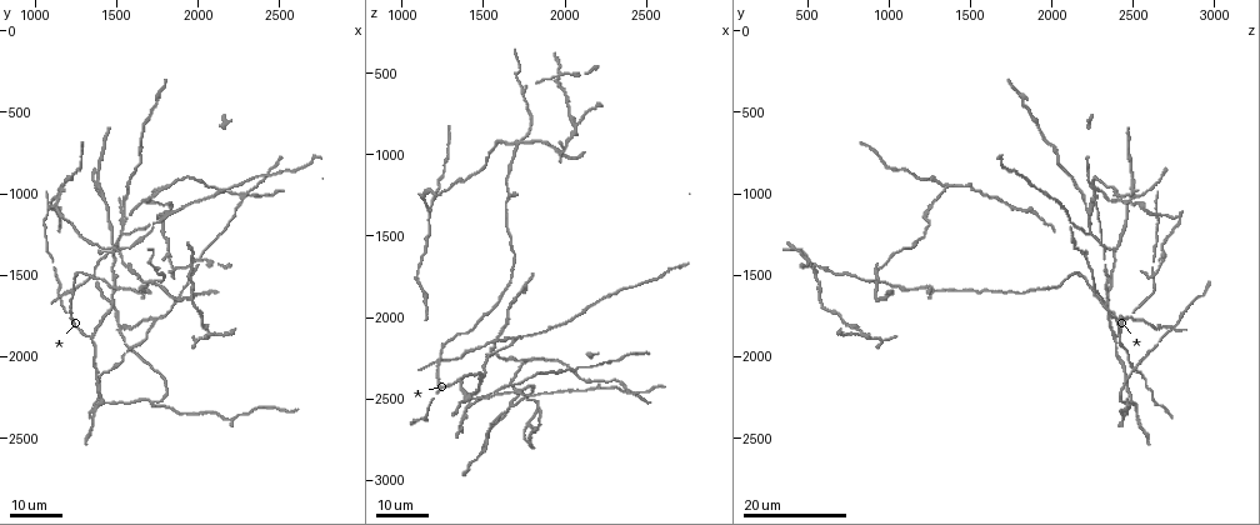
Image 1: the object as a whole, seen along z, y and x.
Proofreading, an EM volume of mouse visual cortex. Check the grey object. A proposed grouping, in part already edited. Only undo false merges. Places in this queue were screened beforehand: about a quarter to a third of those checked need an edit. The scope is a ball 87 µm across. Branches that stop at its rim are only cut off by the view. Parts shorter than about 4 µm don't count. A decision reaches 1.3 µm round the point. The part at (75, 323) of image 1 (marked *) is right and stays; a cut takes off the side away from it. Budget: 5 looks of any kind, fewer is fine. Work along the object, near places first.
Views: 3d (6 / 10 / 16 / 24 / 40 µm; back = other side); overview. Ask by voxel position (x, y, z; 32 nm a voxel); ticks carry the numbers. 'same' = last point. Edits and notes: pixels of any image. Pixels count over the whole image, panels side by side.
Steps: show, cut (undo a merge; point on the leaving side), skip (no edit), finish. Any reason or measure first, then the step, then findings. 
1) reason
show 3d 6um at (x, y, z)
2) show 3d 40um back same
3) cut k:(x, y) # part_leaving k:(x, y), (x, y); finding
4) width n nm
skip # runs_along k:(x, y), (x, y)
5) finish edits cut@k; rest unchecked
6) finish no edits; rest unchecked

four or more arms meet
show 3d 24um at (1520, 1820, 2760)

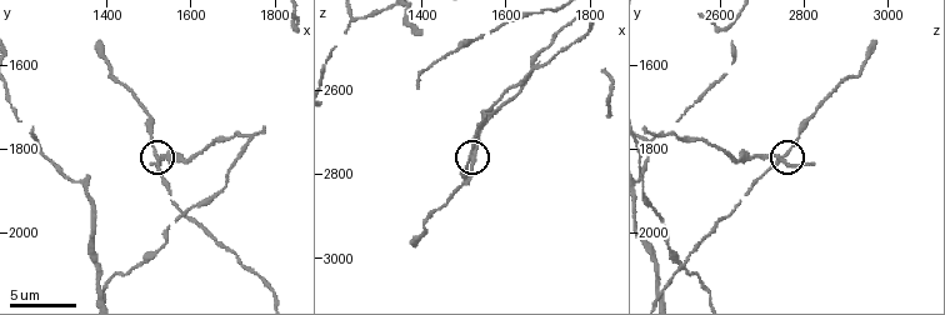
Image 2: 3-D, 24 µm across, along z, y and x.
show 3d 10um at (1525, 1825, 2750)

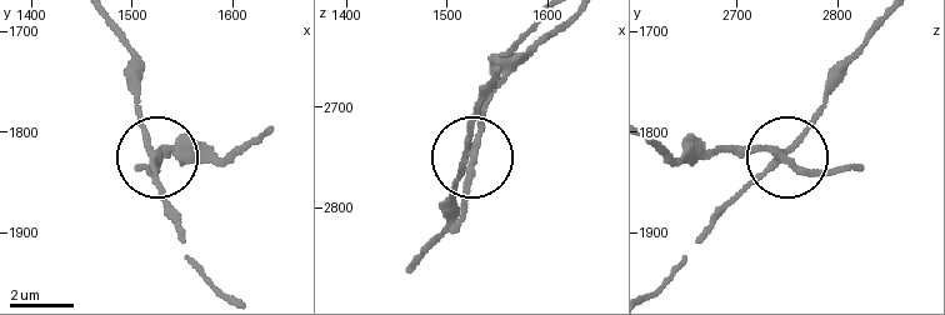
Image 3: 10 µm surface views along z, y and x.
cut 3:(466, 195) # part_leaving 3:(158, 151), (230, 158), (263, 136); two cells meet here

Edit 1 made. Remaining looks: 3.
a fork
show 3d 24um at (1400, 1020, 2500)

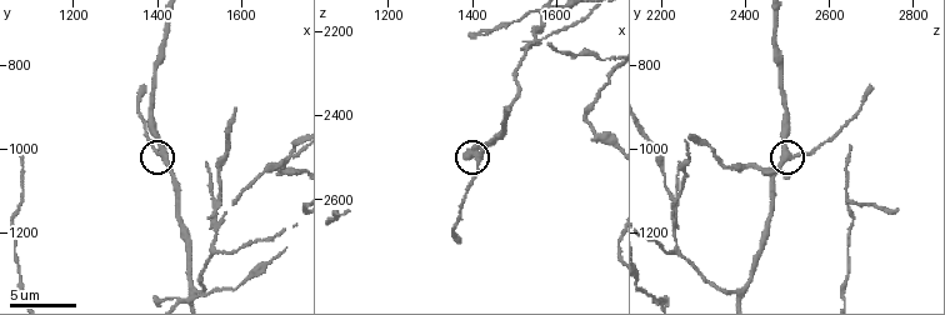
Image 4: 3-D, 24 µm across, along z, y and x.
zoom in
show 3d 6um at (1420, 1020, 2510)

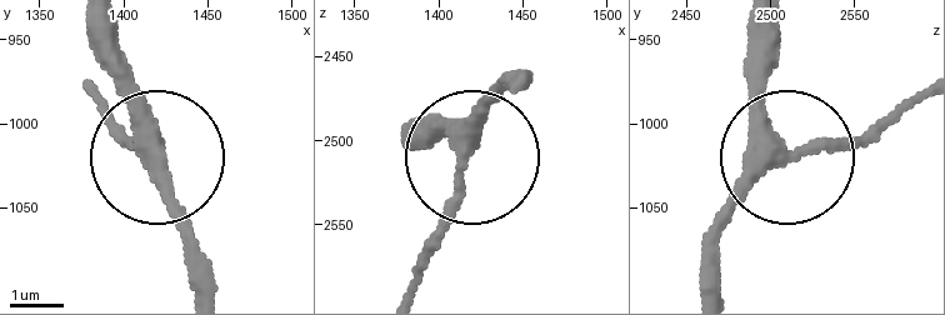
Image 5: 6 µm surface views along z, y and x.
side_arm 10 um
skip # runs_along 5:(200, 291), (200, 251), (165, 170), (111, 121); one cell here

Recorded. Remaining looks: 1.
finish edits cut@3; rest unchecked

